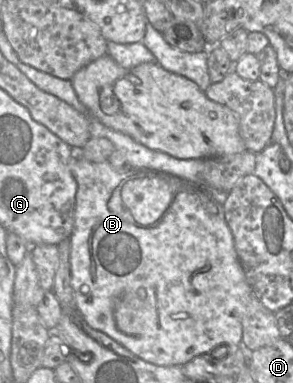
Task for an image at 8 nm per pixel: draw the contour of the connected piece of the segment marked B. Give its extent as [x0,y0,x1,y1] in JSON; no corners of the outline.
[70,153,254,366]

